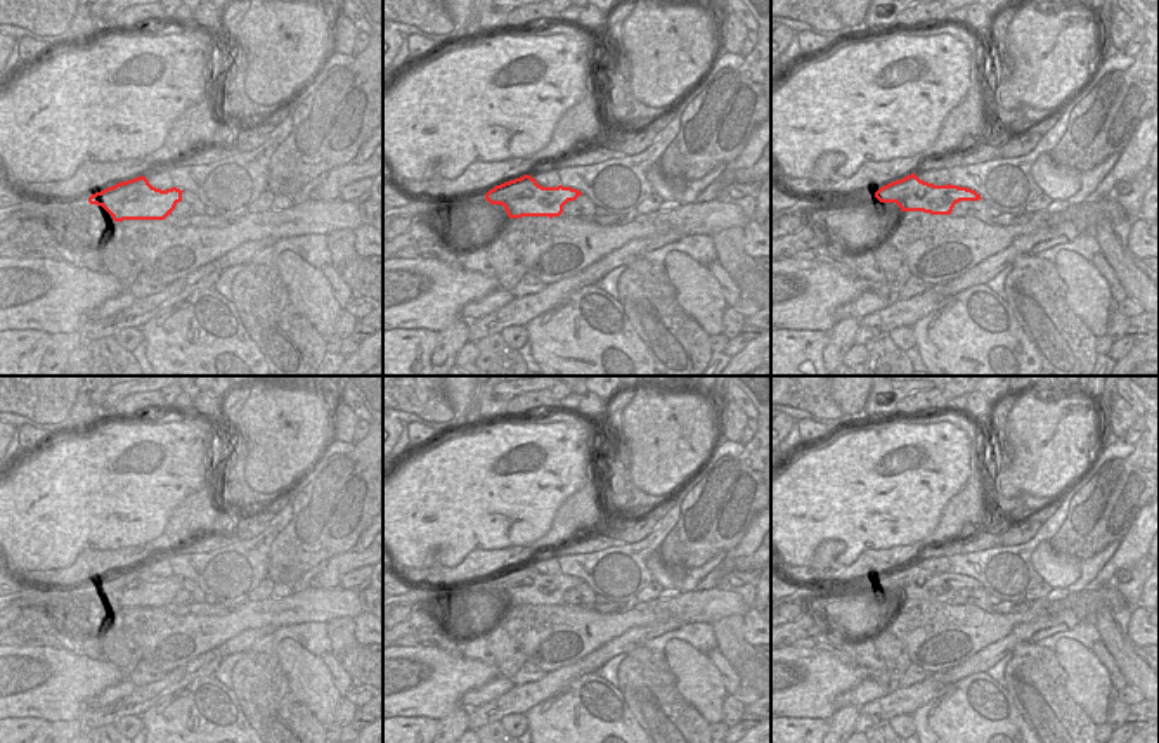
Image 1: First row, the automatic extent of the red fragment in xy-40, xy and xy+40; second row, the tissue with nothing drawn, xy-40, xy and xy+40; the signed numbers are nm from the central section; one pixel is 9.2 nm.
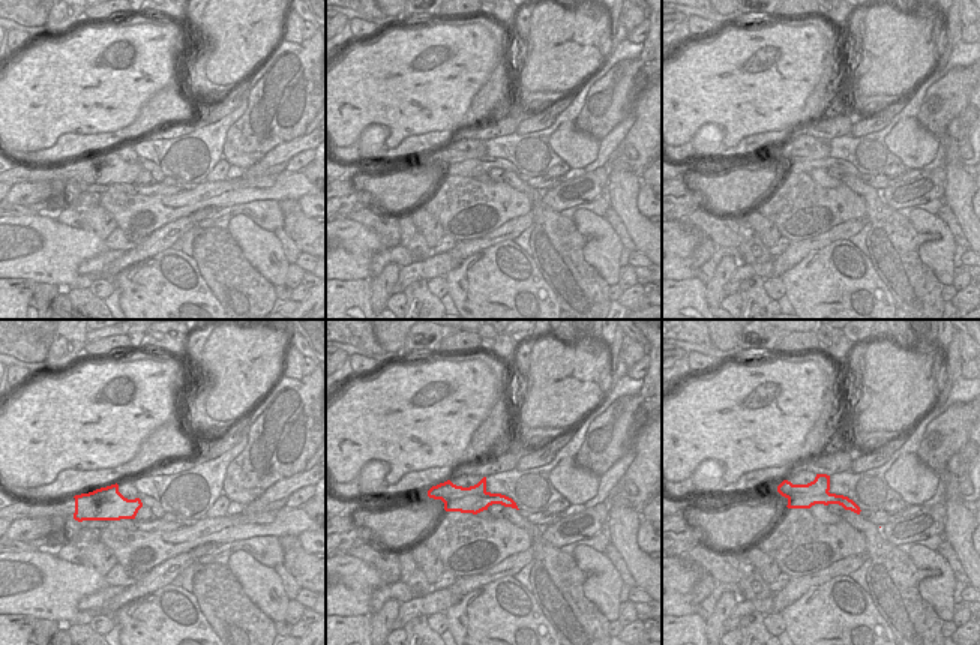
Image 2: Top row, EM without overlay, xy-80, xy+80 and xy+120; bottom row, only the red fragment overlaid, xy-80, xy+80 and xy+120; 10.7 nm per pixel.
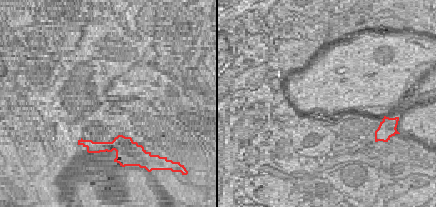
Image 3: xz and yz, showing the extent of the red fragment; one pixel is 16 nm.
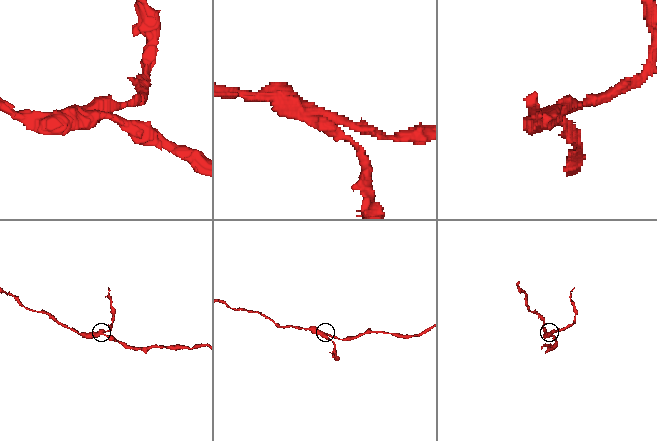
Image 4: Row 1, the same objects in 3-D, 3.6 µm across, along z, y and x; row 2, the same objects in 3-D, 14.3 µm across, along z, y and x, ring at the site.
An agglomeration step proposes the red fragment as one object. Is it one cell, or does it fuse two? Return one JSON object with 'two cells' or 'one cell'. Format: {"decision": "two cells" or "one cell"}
{"decision": "two cells"}

